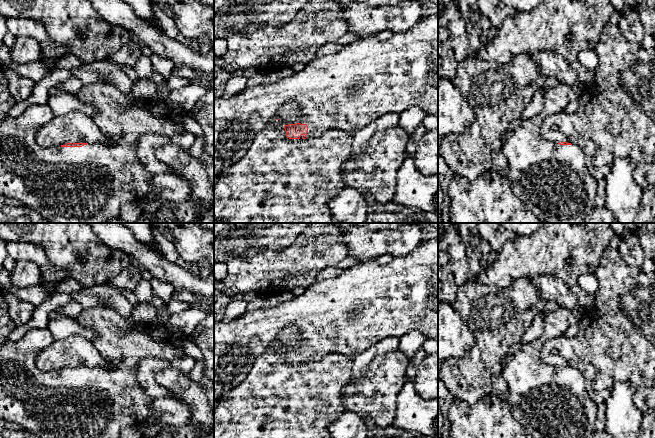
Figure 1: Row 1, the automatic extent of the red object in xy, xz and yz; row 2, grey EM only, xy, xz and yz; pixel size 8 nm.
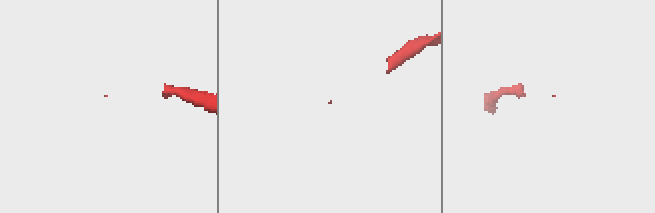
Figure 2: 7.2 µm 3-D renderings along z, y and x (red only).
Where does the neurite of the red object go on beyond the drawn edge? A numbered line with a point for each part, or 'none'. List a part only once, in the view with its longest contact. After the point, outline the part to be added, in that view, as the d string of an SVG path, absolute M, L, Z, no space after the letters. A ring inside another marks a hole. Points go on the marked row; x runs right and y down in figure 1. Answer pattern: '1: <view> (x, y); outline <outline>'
1: xz (347, 90); outline M438 13L428 17L422 17L422 19L408 31L393 33L392 37L388 40L379 41L376 37L358 39L351 44L343 46L339 51L333 54L315 56L313 60L305 64L303 70L295 72L290 77L283 78L276 82L261 83L253 87L247 87L234 96L225 95L221 98L214 98L214 169L221 172L236 164L246 154L256 135L267 127L272 120L277 118L277 113L287 103L297 103L299 105L302 115L300 123L308 126L307 138L318 136L327 130L340 130L353 136L360 129L383 115L393 113L400 115L410 107L419 107L427 114L431 114L438 119Z

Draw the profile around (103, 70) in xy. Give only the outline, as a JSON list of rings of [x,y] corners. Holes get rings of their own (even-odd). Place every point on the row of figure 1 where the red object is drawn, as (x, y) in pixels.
[[[107,59],[92,63],[84,62],[80,69],[71,71],[73,77],[77,77],[83,85],[95,84],[99,82],[111,83],[119,91],[126,95],[131,95],[133,82],[121,69]]]

